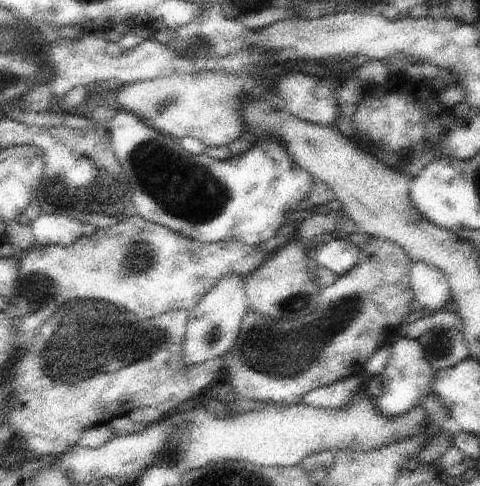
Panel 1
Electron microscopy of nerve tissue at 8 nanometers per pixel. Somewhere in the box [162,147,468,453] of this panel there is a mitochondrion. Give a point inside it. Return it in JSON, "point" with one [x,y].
{"point":[287,353]}

